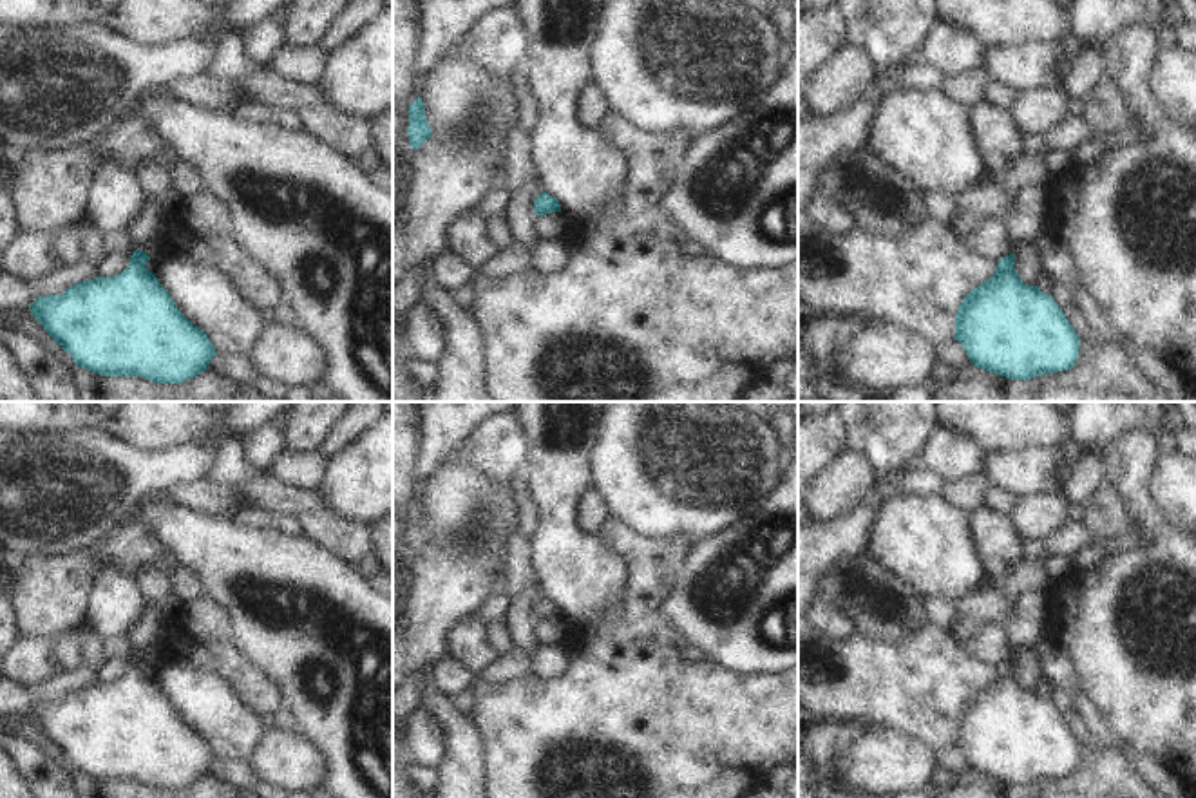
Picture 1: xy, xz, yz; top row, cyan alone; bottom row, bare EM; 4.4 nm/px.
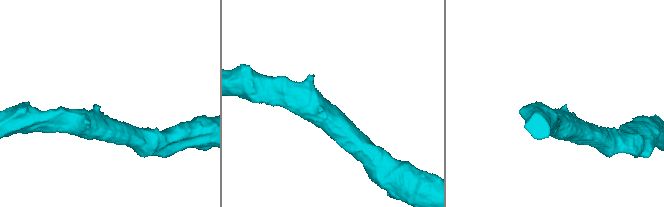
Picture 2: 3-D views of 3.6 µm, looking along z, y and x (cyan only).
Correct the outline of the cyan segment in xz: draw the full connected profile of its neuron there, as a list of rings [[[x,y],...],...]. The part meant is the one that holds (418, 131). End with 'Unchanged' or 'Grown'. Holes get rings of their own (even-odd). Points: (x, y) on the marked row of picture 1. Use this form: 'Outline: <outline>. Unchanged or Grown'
Outline: [[[420,96],[409,105],[407,136],[414,152],[420,148],[423,141],[431,138],[431,134],[432,134],[432,128],[429,127],[425,119],[425,109],[423,109],[423,101]]]. Unchanged

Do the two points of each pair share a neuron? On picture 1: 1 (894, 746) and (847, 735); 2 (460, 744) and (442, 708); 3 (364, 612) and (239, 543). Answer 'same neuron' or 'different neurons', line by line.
1: different neurons
2: same neuron
3: same neuron

